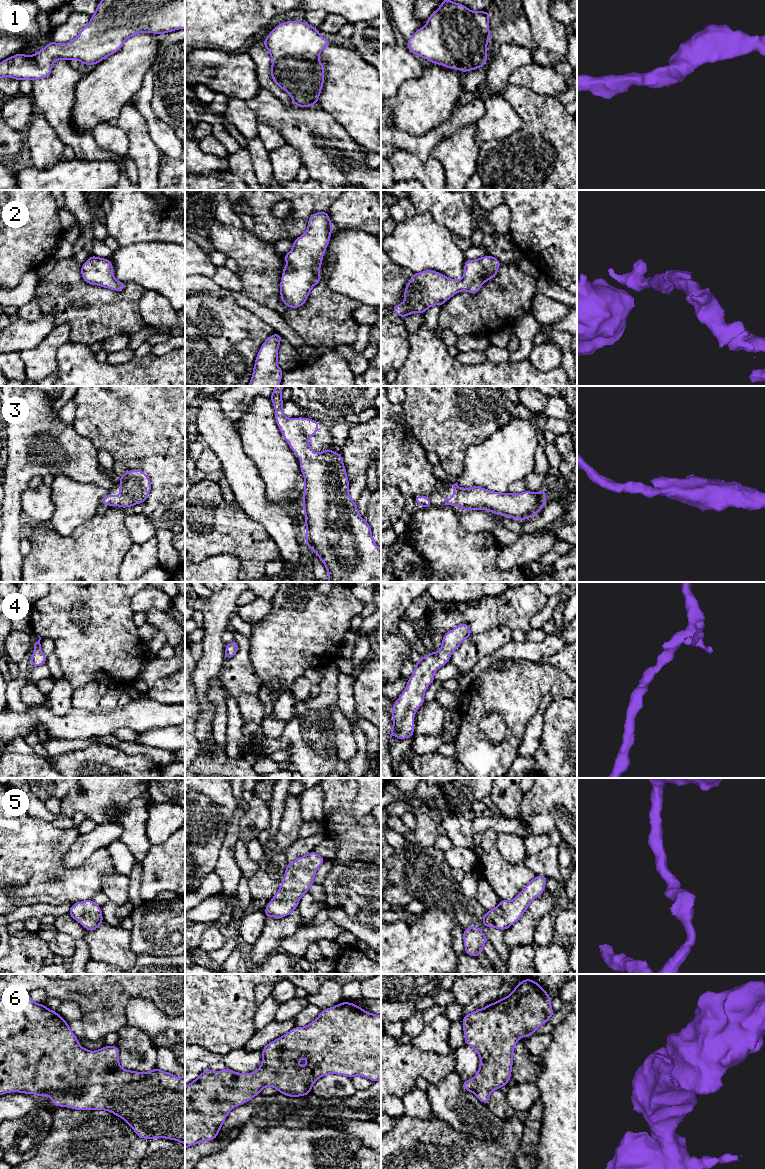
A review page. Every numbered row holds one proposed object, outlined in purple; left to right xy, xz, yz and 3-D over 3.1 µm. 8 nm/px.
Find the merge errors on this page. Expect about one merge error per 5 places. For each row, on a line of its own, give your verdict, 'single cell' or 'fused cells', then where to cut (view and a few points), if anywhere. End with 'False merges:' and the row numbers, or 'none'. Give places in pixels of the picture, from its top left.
1: single cell; no cut
2: single cell; no cut
3: single cell; no cut
4: single cell; no cut
5: single cell; no cut
6: single cell; no cut
False merges: none

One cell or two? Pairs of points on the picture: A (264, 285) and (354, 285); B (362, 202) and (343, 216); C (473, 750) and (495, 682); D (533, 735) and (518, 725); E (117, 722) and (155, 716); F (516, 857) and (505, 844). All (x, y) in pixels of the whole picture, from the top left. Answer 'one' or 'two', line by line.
A: two
B: one
C: one
D: two
E: one
F: one

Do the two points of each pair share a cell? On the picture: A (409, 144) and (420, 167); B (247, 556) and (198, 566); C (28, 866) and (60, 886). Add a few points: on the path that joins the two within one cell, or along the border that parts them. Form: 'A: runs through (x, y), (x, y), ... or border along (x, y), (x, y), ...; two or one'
A: border along (399, 149), (410, 152), (422, 160), (430, 156); two
B: runs through (235, 554), (225, 554), (210, 558); one
C: runs through (35, 874), (44, 883), (52, 884); one

